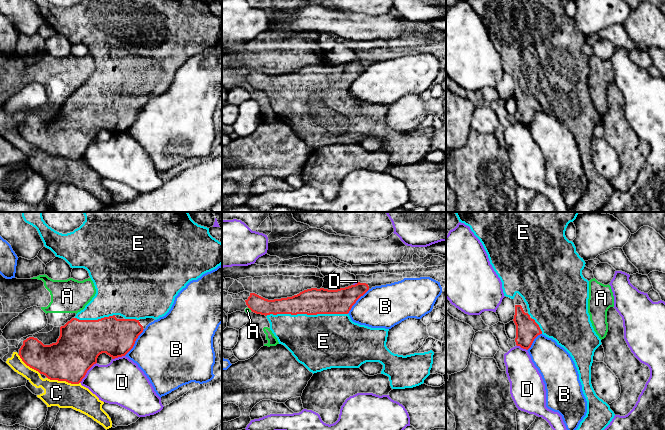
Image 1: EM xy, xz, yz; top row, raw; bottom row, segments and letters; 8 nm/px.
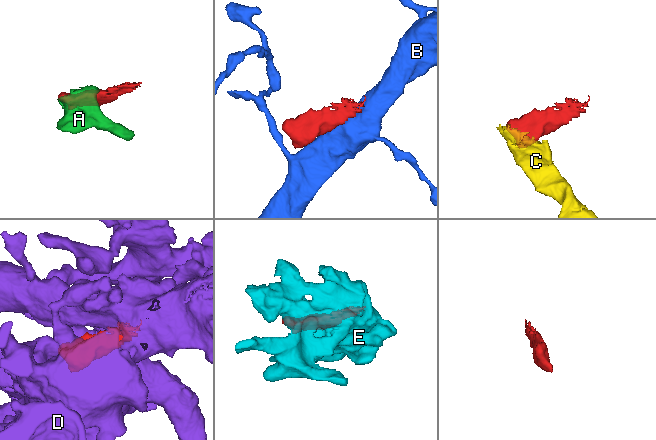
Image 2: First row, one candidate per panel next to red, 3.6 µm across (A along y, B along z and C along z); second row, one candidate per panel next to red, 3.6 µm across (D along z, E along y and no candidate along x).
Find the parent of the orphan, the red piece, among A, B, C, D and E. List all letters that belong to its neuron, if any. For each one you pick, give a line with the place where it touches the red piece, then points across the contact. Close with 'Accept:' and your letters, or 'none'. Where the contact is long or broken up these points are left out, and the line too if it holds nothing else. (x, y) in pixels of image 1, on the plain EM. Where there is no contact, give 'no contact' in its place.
E: xz (306, 89)
Accept: E

